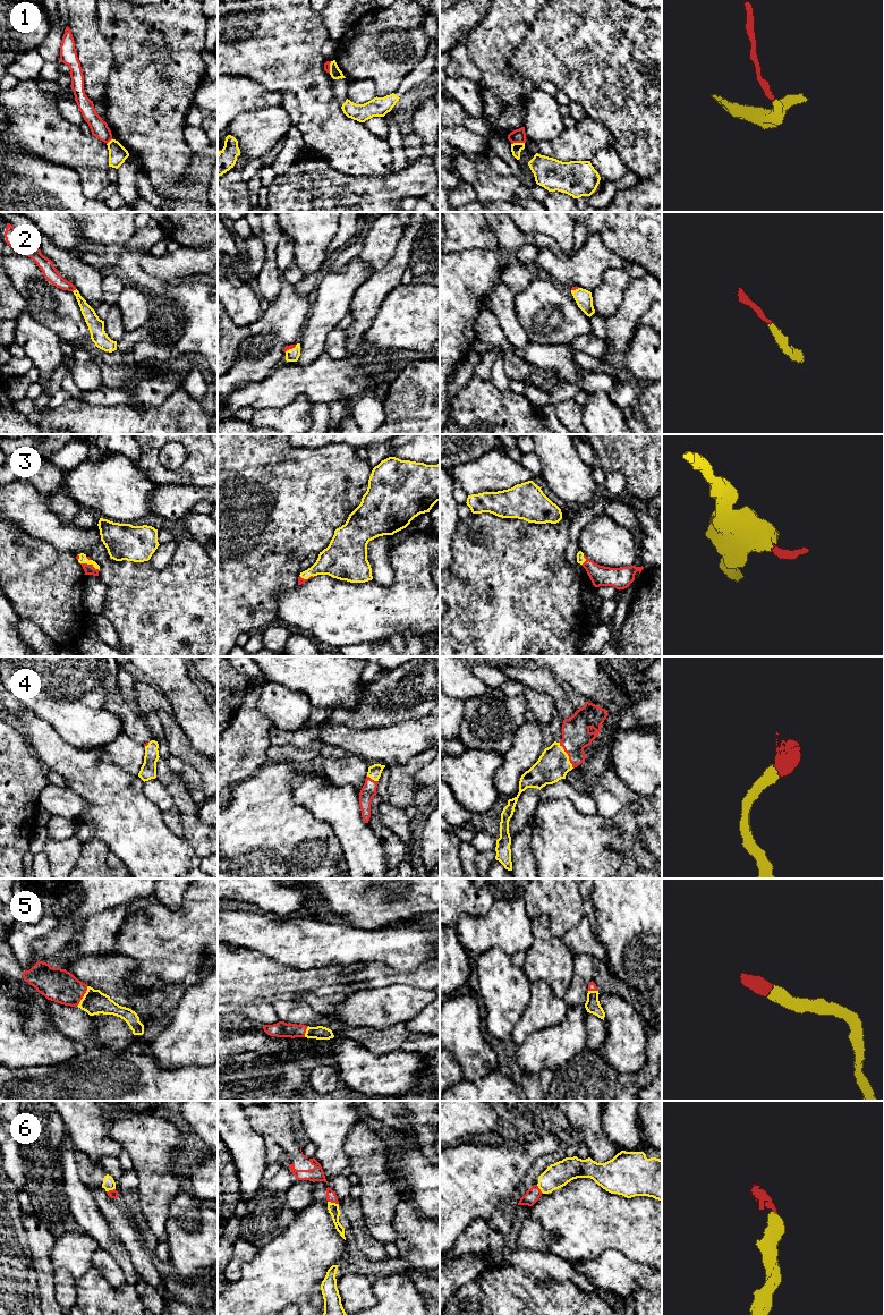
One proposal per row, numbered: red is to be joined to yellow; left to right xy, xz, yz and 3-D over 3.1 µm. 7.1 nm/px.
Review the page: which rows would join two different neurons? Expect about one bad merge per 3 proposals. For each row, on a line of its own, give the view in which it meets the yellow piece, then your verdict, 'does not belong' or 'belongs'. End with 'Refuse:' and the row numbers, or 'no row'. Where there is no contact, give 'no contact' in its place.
1: yz | does not belong
2: xy | belongs
3: xy | belongs
4: yz | belongs
5: xy | belongs
6: xz | belongs
Refuse: 1

